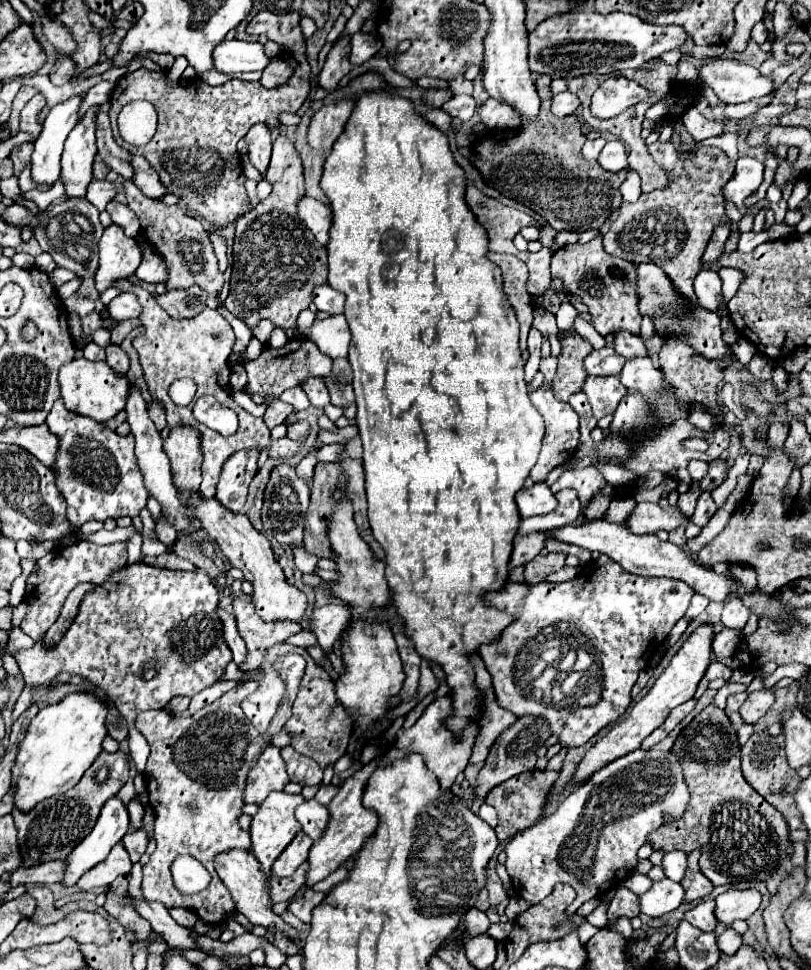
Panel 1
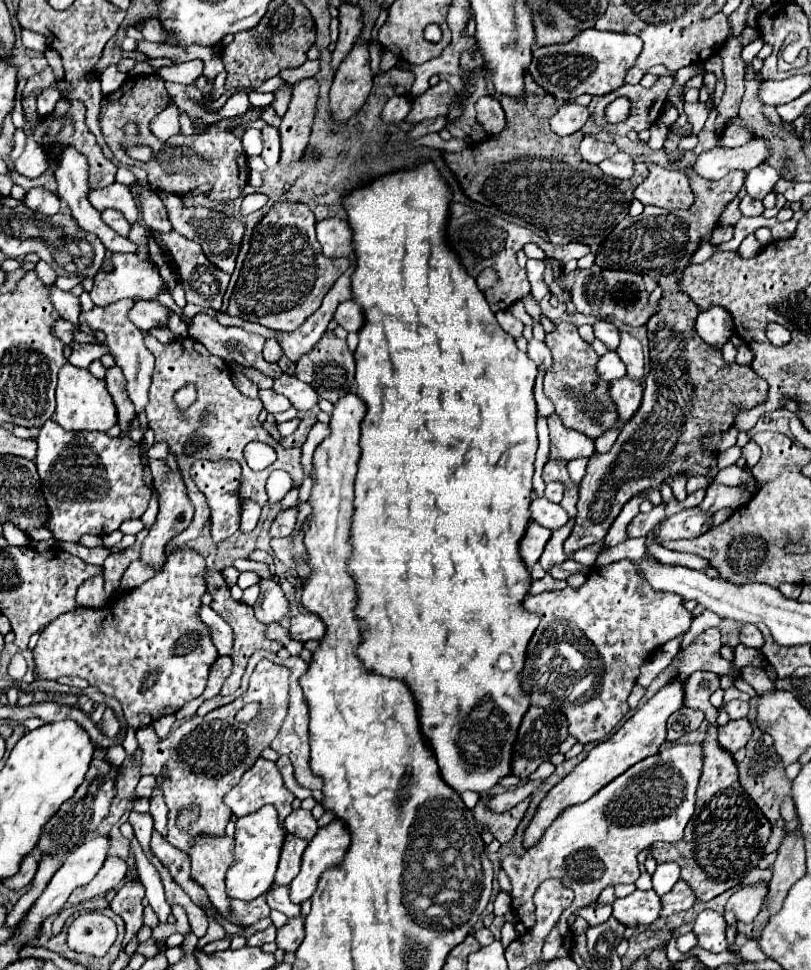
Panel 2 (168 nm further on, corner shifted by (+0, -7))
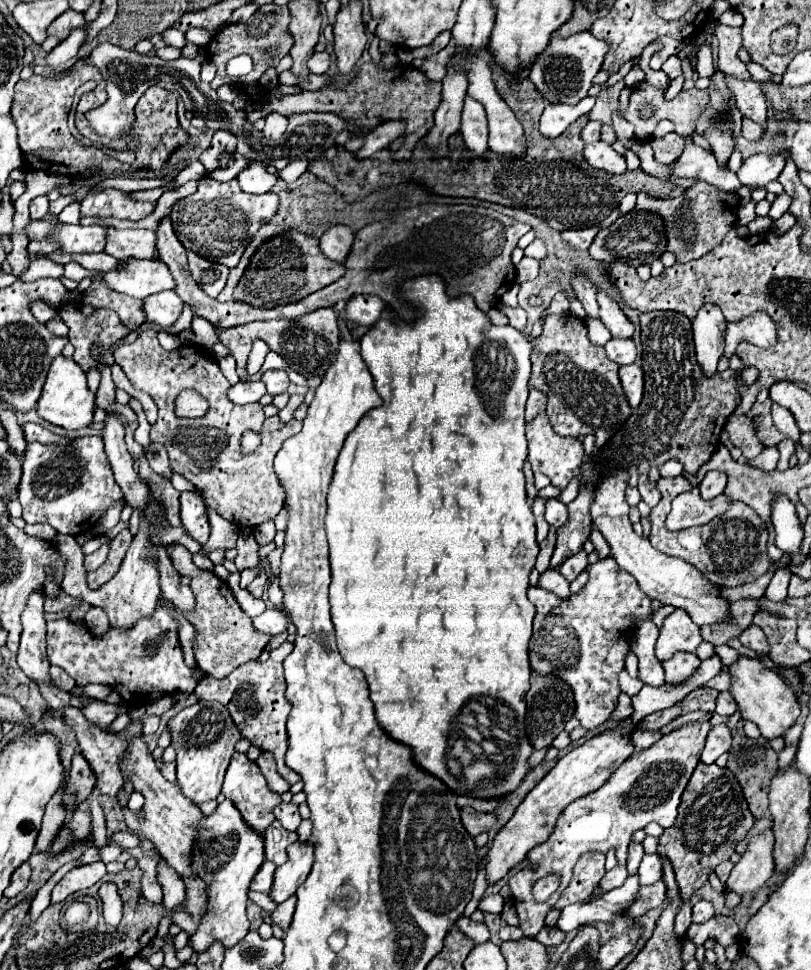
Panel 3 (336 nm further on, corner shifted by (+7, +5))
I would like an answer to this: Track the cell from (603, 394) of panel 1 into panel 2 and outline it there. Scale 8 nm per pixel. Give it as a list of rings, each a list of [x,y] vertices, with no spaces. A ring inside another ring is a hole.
[[[619,378],[611,382],[611,398],[619,412],[619,424],[627,424],[631,416],[639,410],[641,398],[643,398],[643,384],[631,378]]]

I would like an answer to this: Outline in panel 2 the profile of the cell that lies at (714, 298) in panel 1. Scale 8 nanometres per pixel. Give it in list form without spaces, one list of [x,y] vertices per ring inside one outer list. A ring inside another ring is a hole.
[[[717,306],[699,314],[695,328],[697,334],[703,338],[703,342],[715,350],[721,350],[733,336],[731,314],[725,308],[717,308]]]

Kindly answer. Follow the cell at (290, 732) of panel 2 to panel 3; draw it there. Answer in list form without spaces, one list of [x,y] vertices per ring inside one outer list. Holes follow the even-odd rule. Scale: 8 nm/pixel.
[[[284,642],[276,650],[270,652],[270,658],[260,662],[260,660],[248,660],[246,664],[238,666],[230,676],[224,680],[216,680],[212,676],[204,676],[194,694],[198,700],[218,700],[228,710],[232,712],[232,718],[236,720],[240,732],[244,732],[244,738],[248,738],[254,746],[260,750],[270,750],[278,762],[278,772],[290,782],[296,784],[300,782],[300,774],[290,770],[284,762],[286,750],[288,750],[288,732],[286,732],[286,720],[290,716],[292,704],[286,698],[286,680],[282,674],[282,660],[292,652],[292,644]],[[240,694],[244,694],[244,702],[240,704]]]

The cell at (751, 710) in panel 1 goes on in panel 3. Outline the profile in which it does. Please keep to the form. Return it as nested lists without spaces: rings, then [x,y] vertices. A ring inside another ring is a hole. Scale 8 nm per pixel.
[[[726,722],[716,724],[706,738],[706,746],[704,746],[704,752],[702,752],[702,762],[706,762],[706,764],[716,762],[716,758],[720,754],[730,750],[730,744],[732,744],[732,734],[730,734],[728,724]]]

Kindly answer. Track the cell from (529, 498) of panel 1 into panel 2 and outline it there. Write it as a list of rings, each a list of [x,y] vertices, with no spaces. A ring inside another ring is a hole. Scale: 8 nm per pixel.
[[[537,498],[531,504],[531,520],[539,522],[545,528],[557,530],[557,528],[567,524],[569,516],[567,516],[567,512],[559,504],[549,502],[547,498]]]

